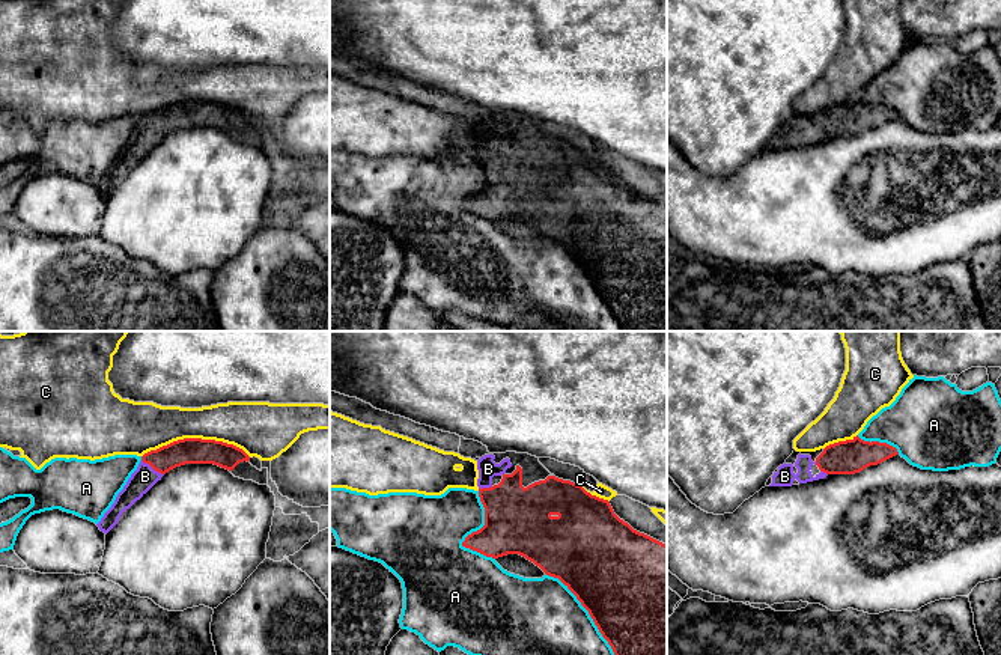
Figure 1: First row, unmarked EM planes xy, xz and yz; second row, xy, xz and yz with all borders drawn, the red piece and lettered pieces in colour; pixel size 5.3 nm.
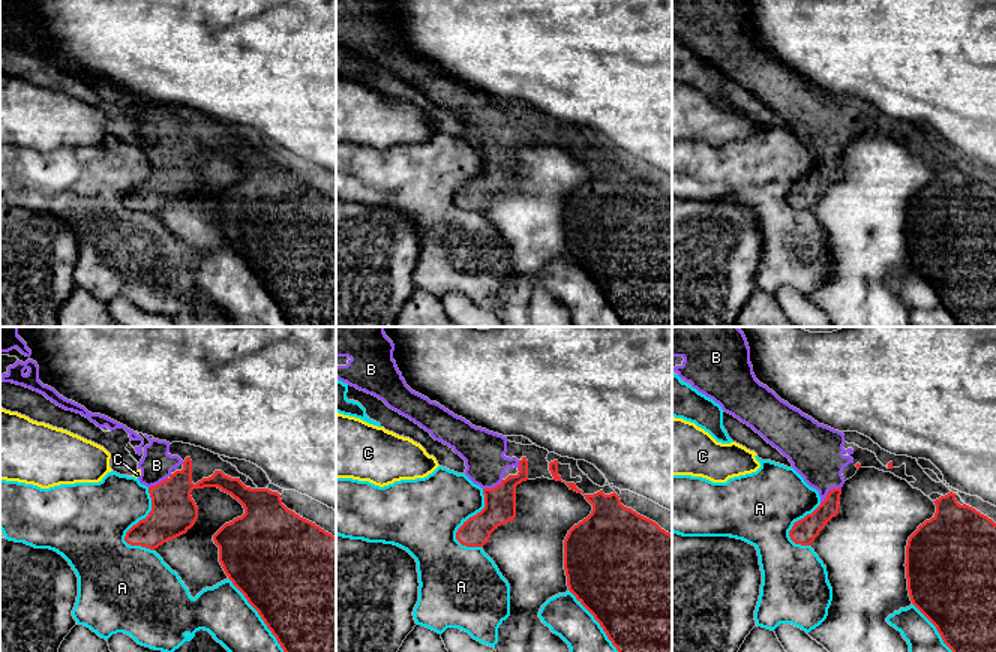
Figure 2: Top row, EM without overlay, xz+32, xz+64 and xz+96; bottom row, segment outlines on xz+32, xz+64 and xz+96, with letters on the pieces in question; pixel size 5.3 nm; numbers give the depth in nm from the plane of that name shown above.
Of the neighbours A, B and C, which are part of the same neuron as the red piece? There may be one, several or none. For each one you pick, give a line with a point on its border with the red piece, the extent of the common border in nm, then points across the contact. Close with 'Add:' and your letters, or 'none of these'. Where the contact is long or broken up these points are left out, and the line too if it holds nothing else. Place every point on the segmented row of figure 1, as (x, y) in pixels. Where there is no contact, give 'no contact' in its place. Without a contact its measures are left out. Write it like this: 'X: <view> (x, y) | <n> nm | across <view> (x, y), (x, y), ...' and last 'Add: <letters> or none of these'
B: xy (152, 467) | 150 nm | across xy (190, 450), (167, 456), (152, 467), (145, 476)
Add: B

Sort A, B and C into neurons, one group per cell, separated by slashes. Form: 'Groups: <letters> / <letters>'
Groups: A / B / C

